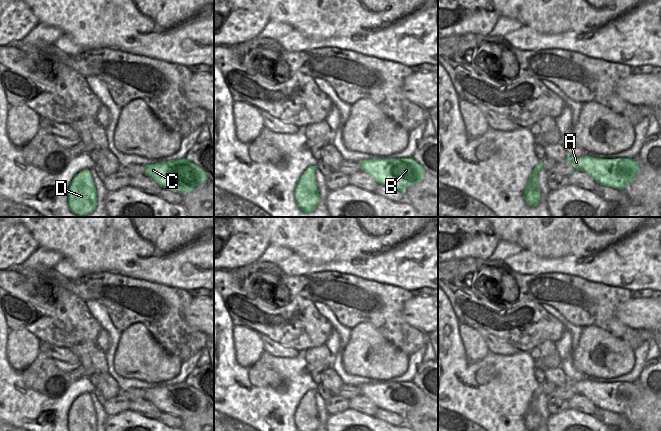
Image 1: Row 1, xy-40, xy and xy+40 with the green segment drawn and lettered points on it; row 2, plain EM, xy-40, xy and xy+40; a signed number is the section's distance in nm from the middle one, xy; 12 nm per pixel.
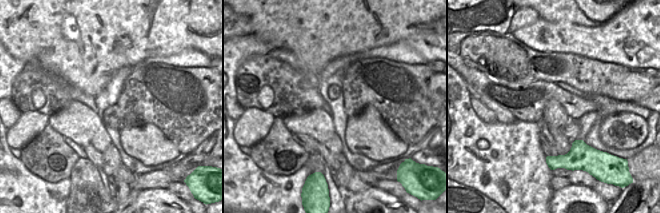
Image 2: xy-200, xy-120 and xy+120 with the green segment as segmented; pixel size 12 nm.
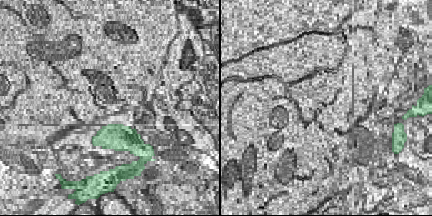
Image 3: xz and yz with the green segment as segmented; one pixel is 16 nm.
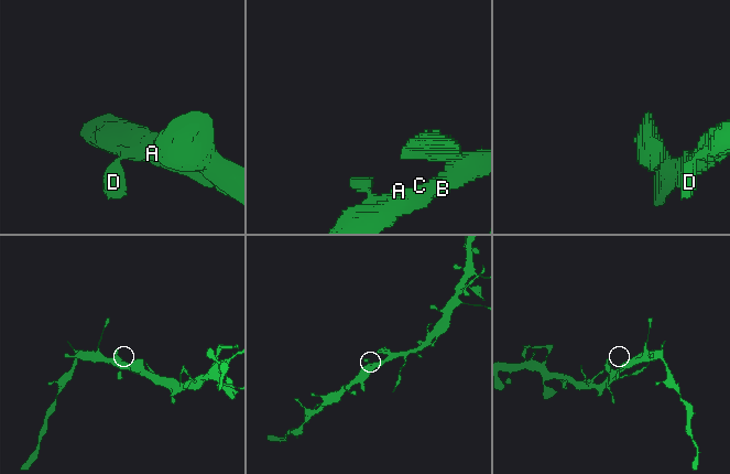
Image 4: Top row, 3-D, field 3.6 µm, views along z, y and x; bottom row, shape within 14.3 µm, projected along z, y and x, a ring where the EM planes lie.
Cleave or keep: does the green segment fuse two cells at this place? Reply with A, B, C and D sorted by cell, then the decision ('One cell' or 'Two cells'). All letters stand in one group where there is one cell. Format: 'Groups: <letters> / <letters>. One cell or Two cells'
Groups: A B C D. One cell

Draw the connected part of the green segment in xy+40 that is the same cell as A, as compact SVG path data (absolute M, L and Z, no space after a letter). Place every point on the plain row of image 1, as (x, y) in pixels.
M567 379L565 384L578 395L588 398L597 408L624 414L632 407L639 395L639 389L634 383L600 383L592 380L573 382Z

